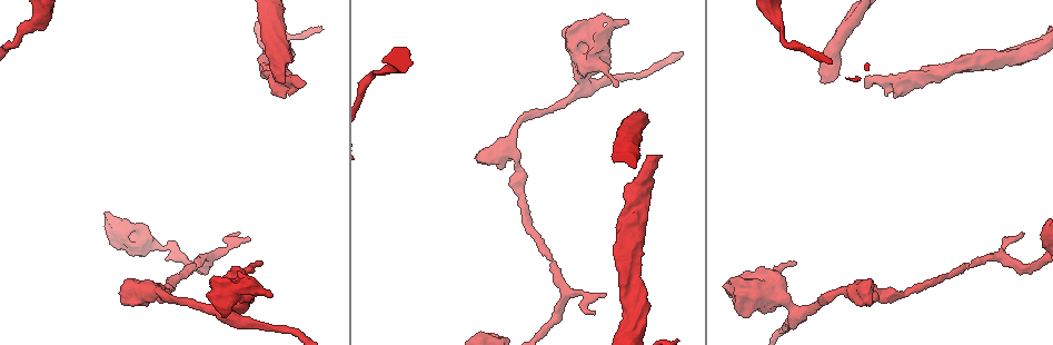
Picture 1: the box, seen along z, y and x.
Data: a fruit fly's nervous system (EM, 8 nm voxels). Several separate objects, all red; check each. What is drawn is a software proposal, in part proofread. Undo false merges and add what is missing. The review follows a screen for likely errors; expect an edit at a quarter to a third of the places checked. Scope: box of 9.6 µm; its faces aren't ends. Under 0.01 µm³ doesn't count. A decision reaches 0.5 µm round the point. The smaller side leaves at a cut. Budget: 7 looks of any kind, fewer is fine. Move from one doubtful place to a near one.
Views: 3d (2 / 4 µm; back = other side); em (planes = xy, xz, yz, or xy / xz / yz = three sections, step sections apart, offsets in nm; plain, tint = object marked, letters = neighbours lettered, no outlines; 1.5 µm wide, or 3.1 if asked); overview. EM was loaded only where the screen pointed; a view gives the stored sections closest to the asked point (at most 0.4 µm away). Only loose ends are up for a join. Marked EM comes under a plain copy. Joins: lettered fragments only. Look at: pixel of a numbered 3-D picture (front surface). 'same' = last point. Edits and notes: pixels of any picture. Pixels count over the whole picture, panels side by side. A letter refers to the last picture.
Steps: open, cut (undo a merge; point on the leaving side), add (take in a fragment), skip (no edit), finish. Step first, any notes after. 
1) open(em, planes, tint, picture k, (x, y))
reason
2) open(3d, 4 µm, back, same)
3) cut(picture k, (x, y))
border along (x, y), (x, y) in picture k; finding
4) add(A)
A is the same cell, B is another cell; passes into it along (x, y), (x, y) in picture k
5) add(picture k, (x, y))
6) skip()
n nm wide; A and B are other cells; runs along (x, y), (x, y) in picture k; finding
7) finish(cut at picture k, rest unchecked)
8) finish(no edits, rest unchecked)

open(3d, 4 µm, back, picture 1, (823, 79))
stops while still wide

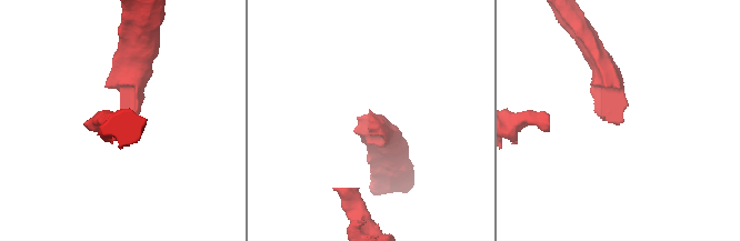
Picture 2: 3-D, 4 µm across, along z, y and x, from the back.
open(em, planes, tint, picture 2, (622, 120))
now the EM

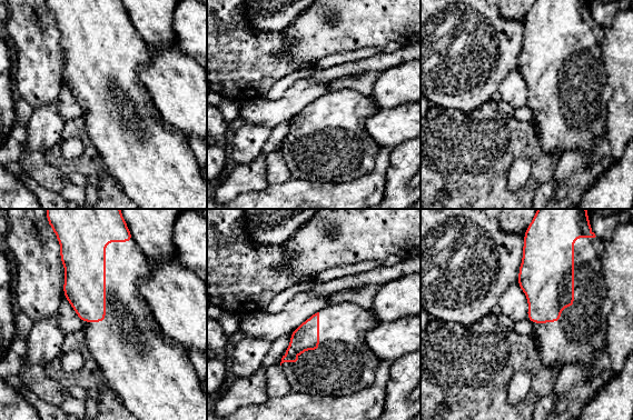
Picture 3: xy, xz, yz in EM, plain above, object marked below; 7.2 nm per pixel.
open(em, planes, letters, same)
what lies round it

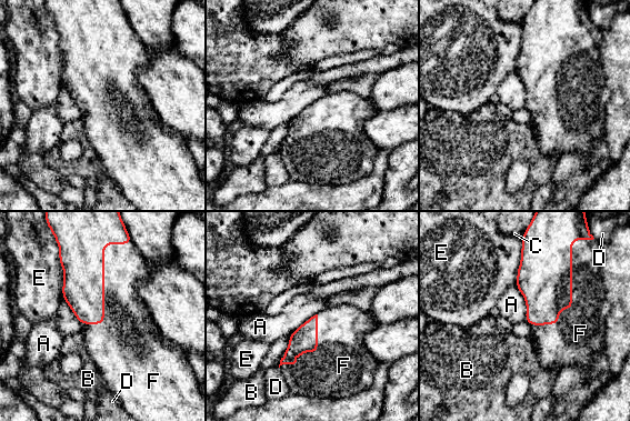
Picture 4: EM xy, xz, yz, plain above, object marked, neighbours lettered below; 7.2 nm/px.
add(F)
F is the same cell, A, B, C, D and E are other cells; it goes on there

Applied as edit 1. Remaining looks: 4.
open(overview)
see it whole again

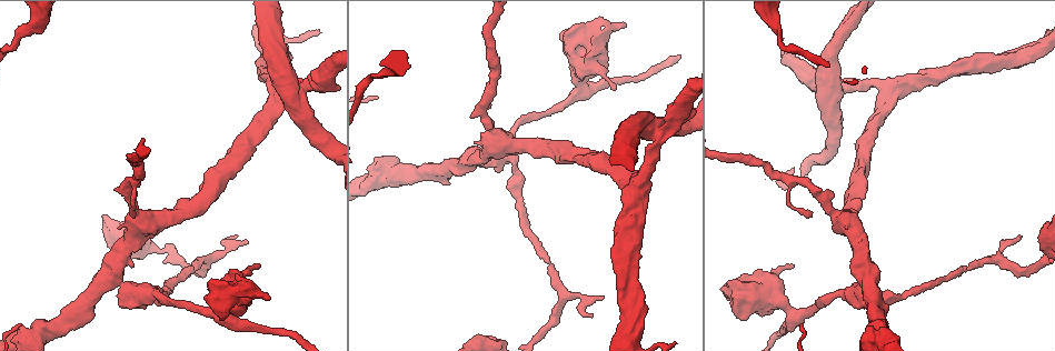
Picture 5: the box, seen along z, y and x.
open(em, xz, step 4, tint, picture 5, (791, 267))
free end

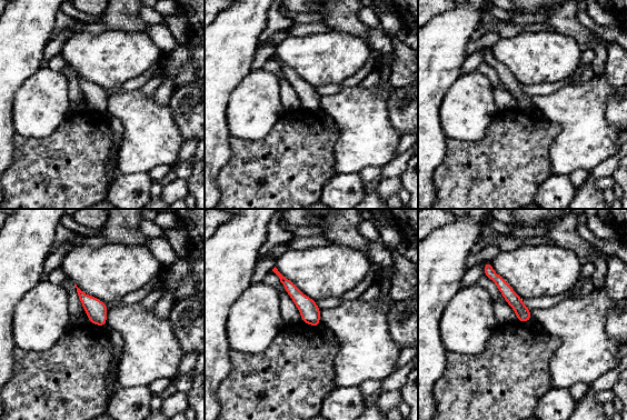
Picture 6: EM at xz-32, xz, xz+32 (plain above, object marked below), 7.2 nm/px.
open(em, planes, letters, same)
cut it another way

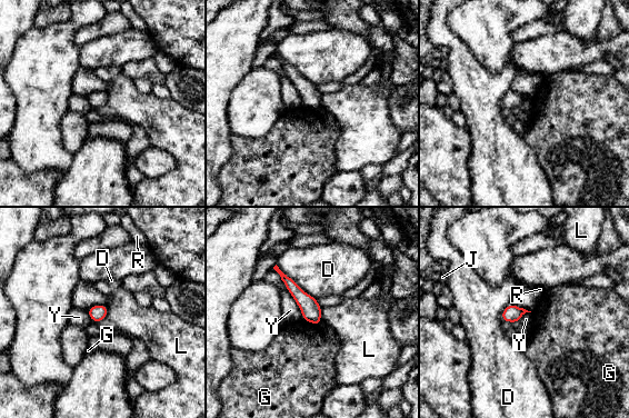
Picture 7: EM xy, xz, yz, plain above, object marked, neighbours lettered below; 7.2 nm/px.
skip()
D, G, J, L, R and Y are other cells; runs along (283, 277), (308, 305), (318, 321) in picture 7; none of them fits

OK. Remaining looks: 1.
finish(add at picture 4, rest unchecked)

